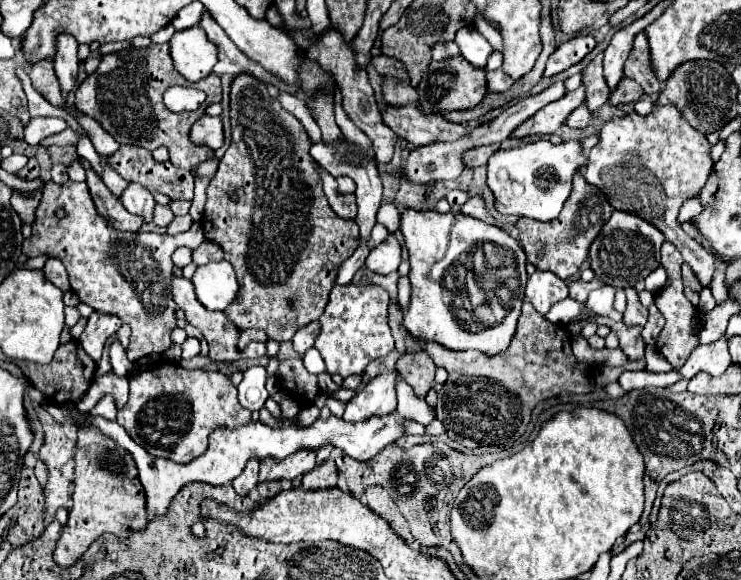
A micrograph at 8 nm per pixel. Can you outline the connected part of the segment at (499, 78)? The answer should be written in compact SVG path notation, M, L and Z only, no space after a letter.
M493 70L487 72L487 88L489 92L505 92L511 88L511 78L507 78L507 74L503 74L503 70Z

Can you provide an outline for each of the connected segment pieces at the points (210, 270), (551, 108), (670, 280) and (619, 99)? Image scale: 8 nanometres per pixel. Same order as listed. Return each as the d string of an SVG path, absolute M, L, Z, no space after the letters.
M227 260L199 266L199 268L195 270L191 282L195 284L195 292L197 292L199 302L201 302L205 308L209 308L209 310L225 310L225 308L233 302L233 298L237 296L237 290L239 290L235 270L233 270L233 266L231 266Z
M579 86L573 92L567 92L563 98L547 104L543 110L539 110L539 114L535 114L535 118L529 118L527 122L519 124L513 130L513 136L523 138L523 136L531 136L531 134L553 134L571 114L571 110L579 108L583 104L585 98L585 88Z
M663 242L663 246L661 246L661 266L667 270L667 286L655 294L655 302L657 302L659 312L665 316L667 322L661 330L655 346L673 368L681 368L685 364L685 360L689 358L689 354L693 352L693 348L699 346L699 336L697 336L695 322L693 322L693 318L697 314L697 308L683 294L681 264L683 264L683 258L681 258L679 250L675 246L671 246L671 242Z
M621 78L619 86L611 92L609 102L613 106L619 104L629 104L629 102L637 102L643 96L643 88L637 82L631 82L631 78Z

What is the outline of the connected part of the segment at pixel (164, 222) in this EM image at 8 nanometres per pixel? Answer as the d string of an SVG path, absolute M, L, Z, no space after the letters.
M157 204L155 206L155 216L153 216L153 222L157 226L169 226L169 222L173 220L173 212L169 206L163 206L163 204Z

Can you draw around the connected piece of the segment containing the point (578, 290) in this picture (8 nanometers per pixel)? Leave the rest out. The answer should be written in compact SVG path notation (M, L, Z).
M579 278L579 280L573 280L573 282L569 284L569 296L575 298L575 300L579 300L579 302L585 302L587 296L589 296L589 292L595 290L595 288L601 288L601 286L603 286L603 282L597 280L597 278L591 280L591 282L583 282L583 280Z

